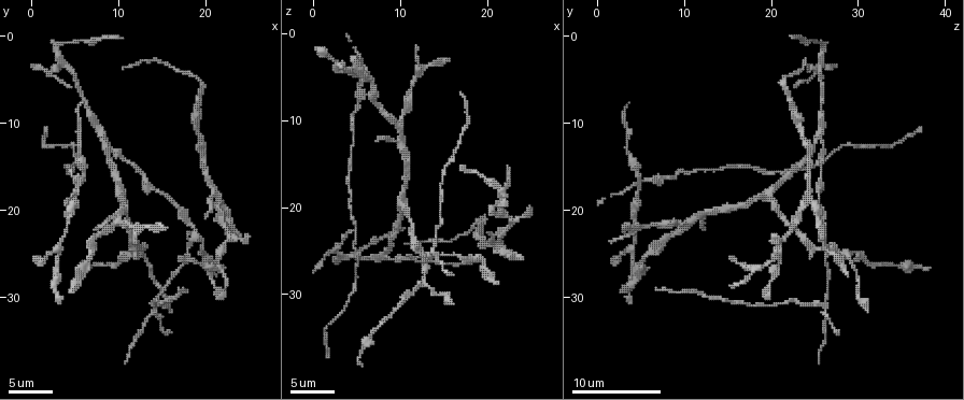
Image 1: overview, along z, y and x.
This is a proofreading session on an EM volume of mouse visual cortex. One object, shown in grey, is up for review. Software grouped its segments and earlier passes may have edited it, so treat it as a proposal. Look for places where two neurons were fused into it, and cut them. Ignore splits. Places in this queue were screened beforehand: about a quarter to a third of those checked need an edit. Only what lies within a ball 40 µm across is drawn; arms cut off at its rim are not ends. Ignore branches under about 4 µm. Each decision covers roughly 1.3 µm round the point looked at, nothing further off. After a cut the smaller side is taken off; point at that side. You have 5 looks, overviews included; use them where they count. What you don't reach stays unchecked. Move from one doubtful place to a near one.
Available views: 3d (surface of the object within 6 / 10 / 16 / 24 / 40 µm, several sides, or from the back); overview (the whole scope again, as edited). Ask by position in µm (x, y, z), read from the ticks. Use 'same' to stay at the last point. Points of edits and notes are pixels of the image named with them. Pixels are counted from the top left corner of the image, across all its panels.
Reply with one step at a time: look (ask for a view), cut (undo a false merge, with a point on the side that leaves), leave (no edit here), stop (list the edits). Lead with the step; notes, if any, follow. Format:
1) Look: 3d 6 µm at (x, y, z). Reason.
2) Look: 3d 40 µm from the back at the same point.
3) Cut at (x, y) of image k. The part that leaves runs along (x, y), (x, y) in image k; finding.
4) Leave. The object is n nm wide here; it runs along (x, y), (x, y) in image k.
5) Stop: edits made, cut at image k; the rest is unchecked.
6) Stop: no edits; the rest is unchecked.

Look: 3d 10 µm at (5.4, 16.6, 5.2). Looks like a crossing.

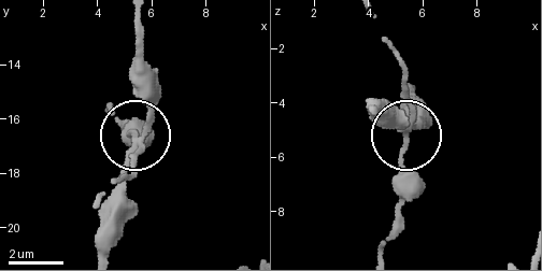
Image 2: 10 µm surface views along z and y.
Look: 3d 10 µm from the back at (5.4, 16.8, 5.2).

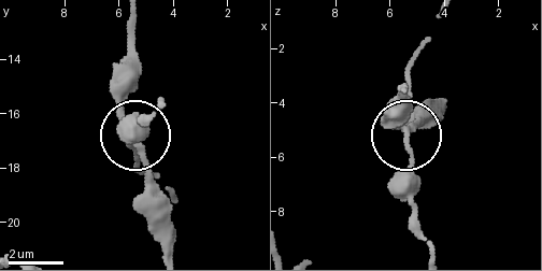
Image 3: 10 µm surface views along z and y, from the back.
Cut at (412, 169) of image 3. The object is 190 nm wide here; the part that leaves runs along (407, 131), (414, 227), (427, 247) in image 3; two neurons meet here.

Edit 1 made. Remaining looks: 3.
Look: 3d 6 µm at (8.4, 11.6, 25.8). Three arms meet.

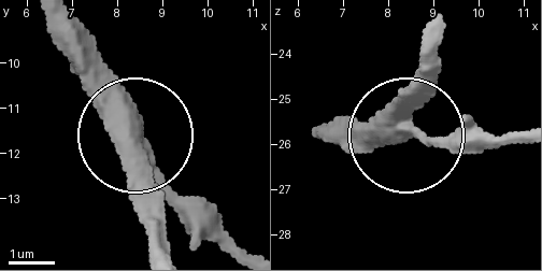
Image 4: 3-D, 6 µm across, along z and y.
Look: 3d 6 µm from the back at (8.55, 11.65, 25.65).

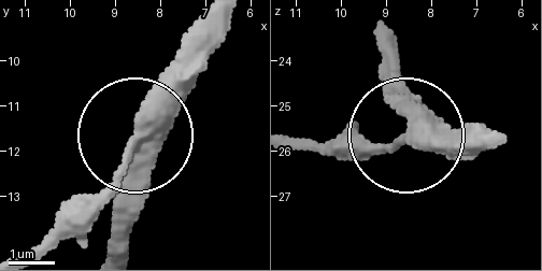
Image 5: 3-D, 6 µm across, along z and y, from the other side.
Leave. The object is 320 nm wide here; it runs along (113, 245), (143, 129), (216, 52) in image 5; one neuron here.

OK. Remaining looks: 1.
Stop: edits made, cut at image 3; the rest is unchecked.

